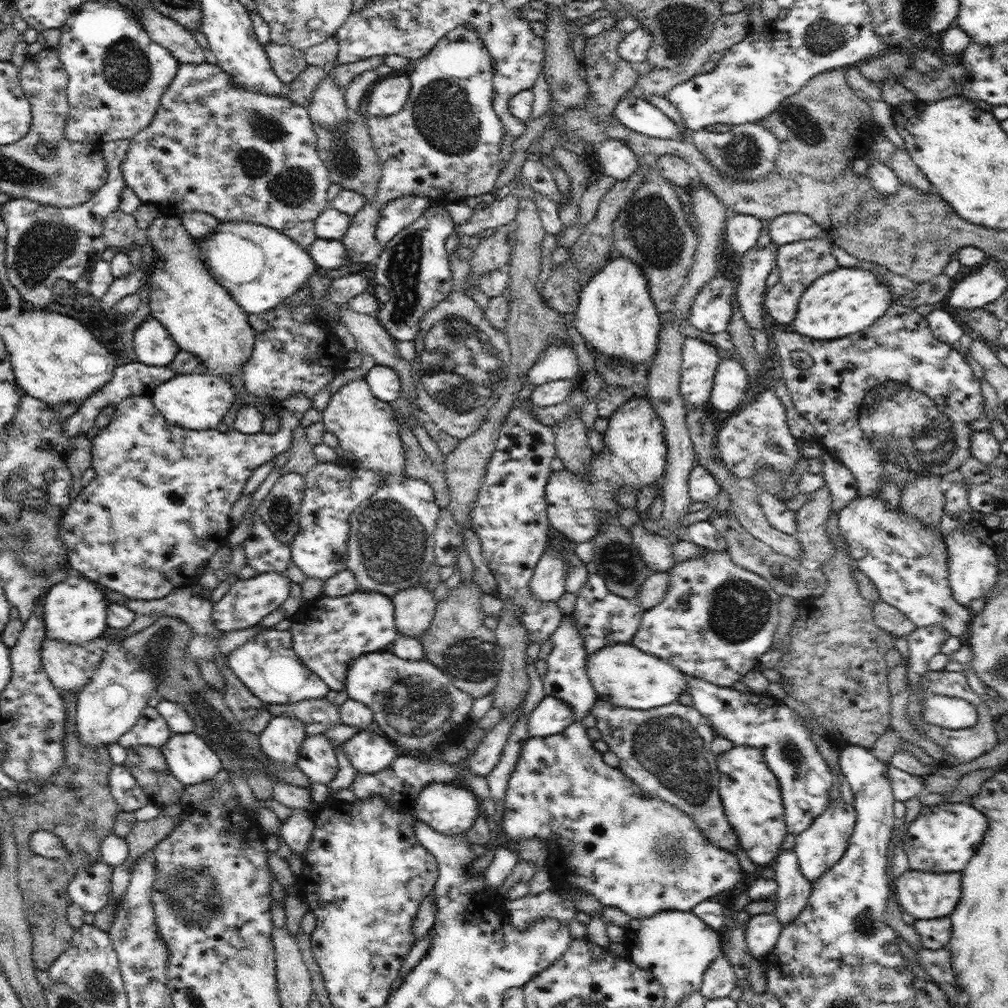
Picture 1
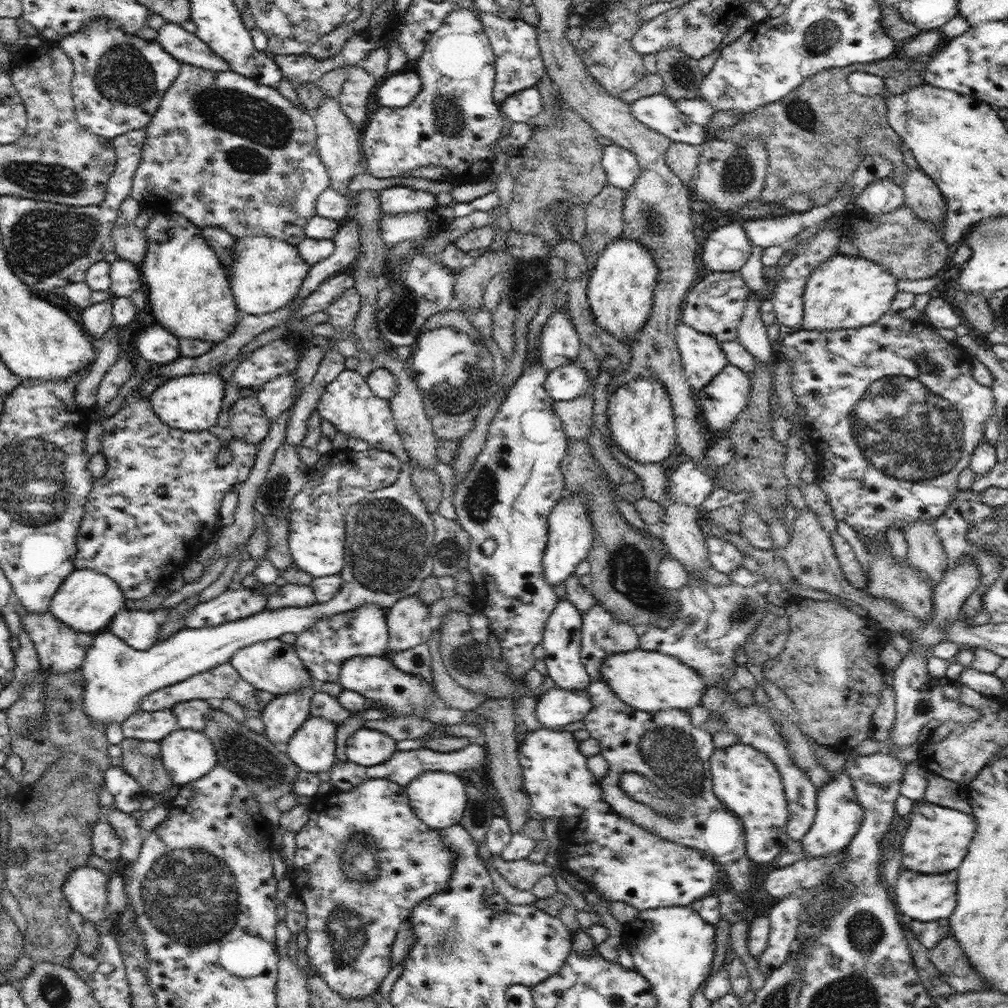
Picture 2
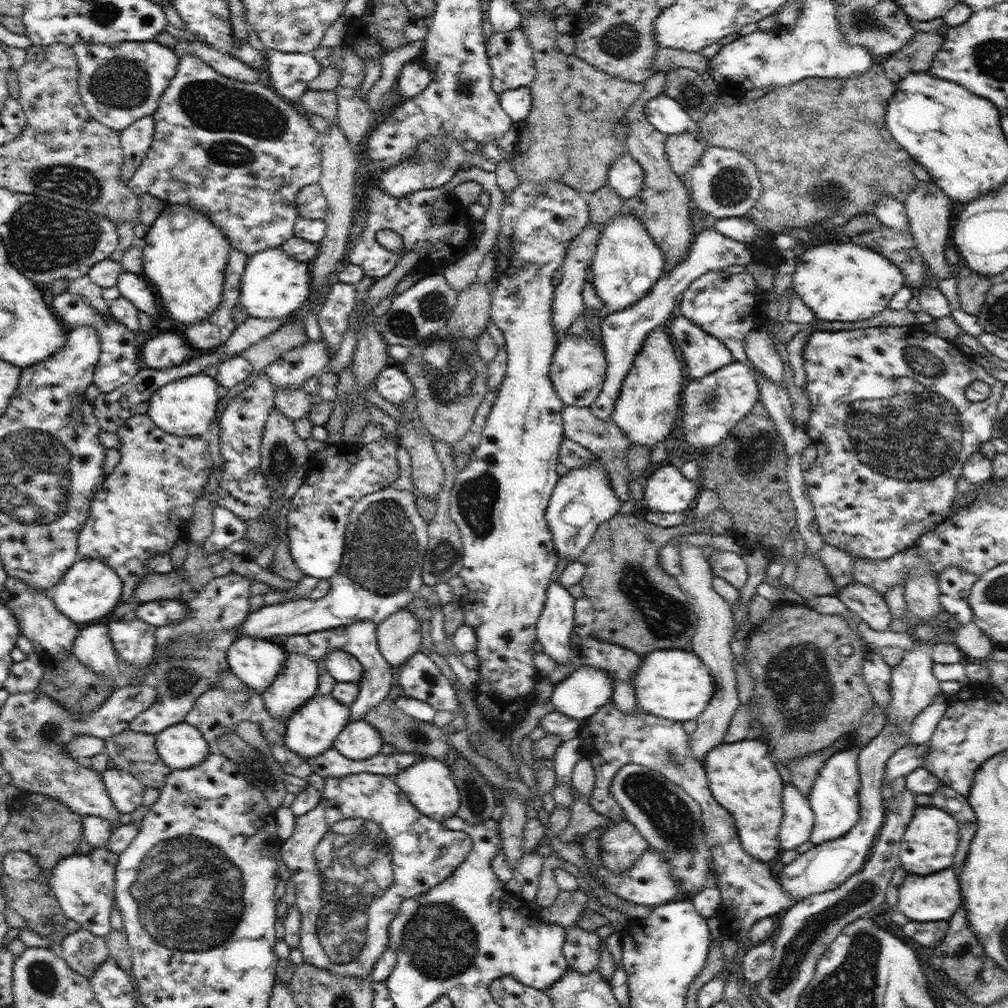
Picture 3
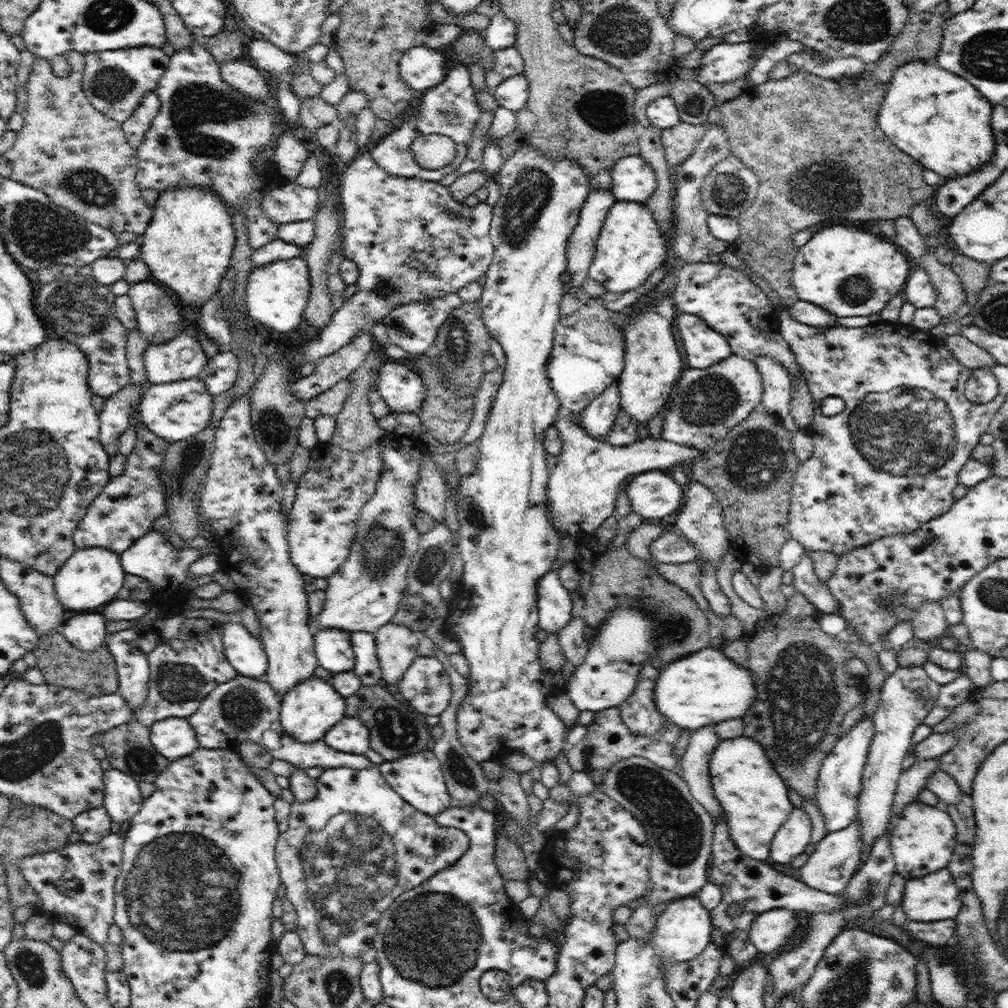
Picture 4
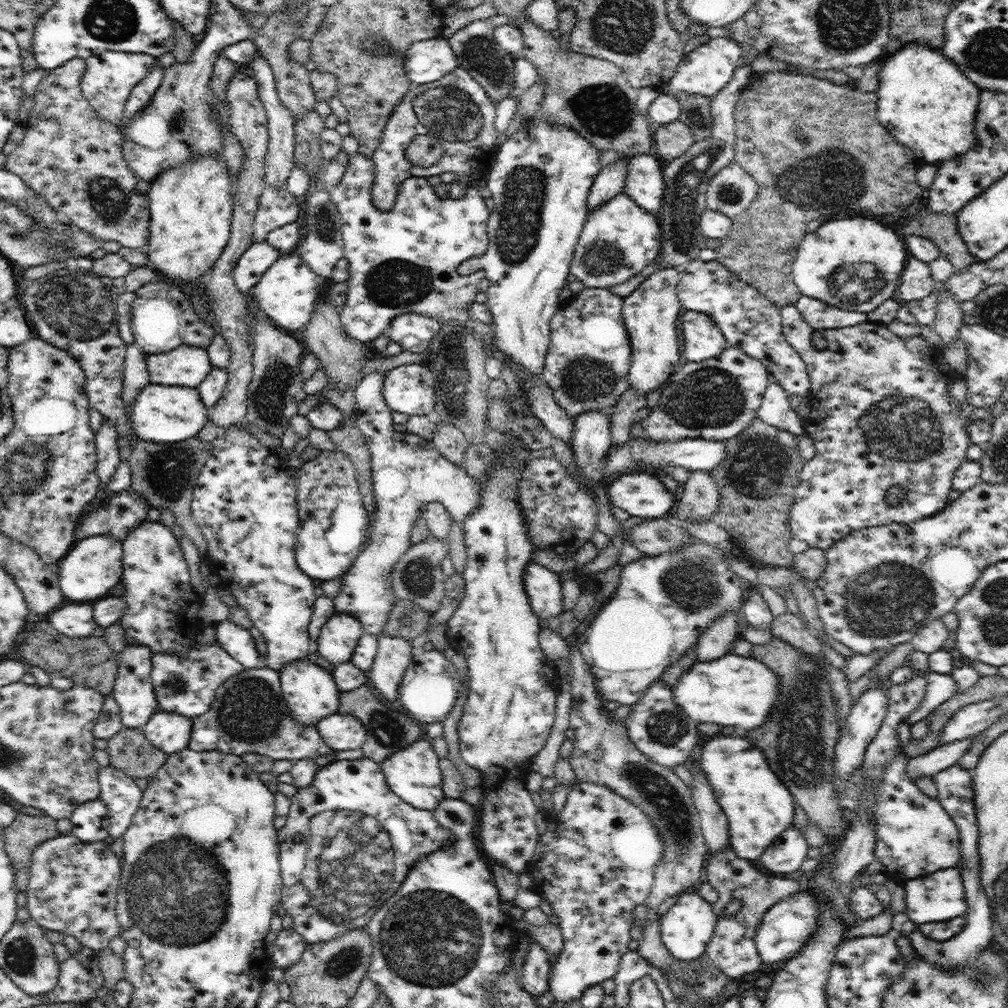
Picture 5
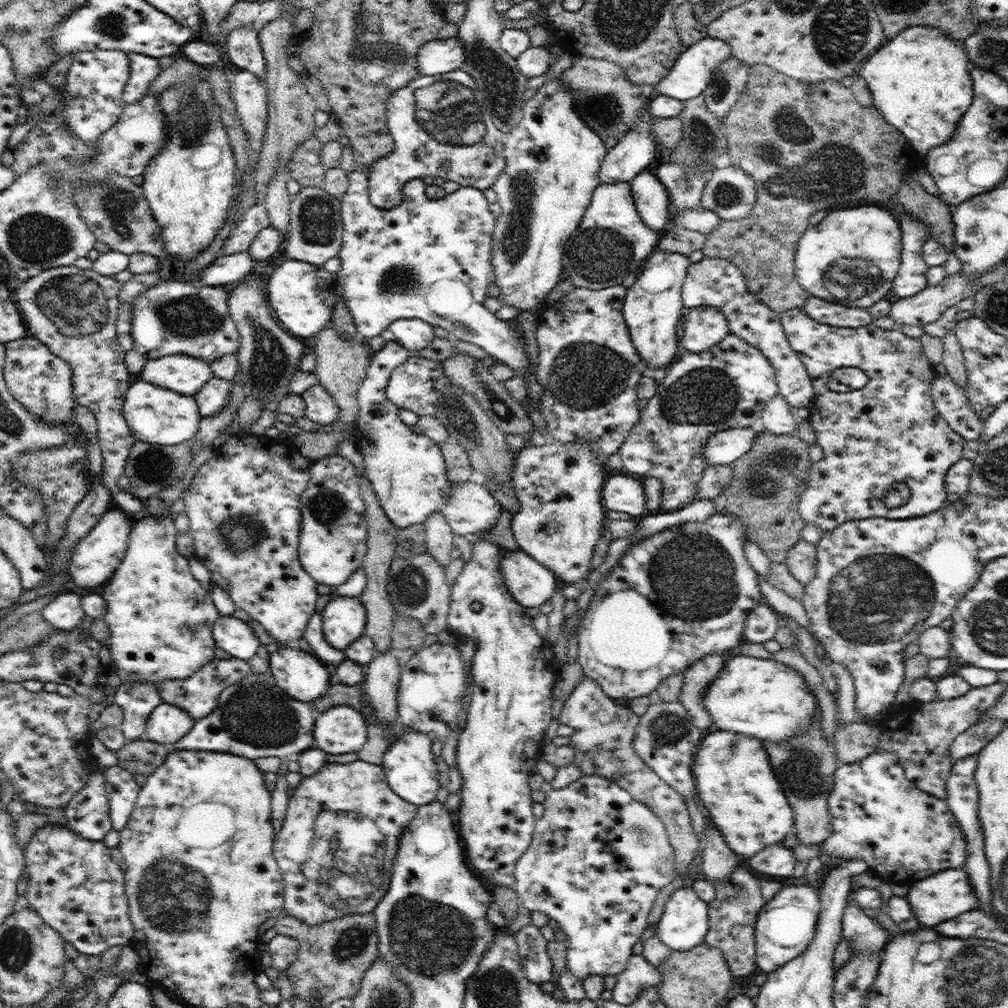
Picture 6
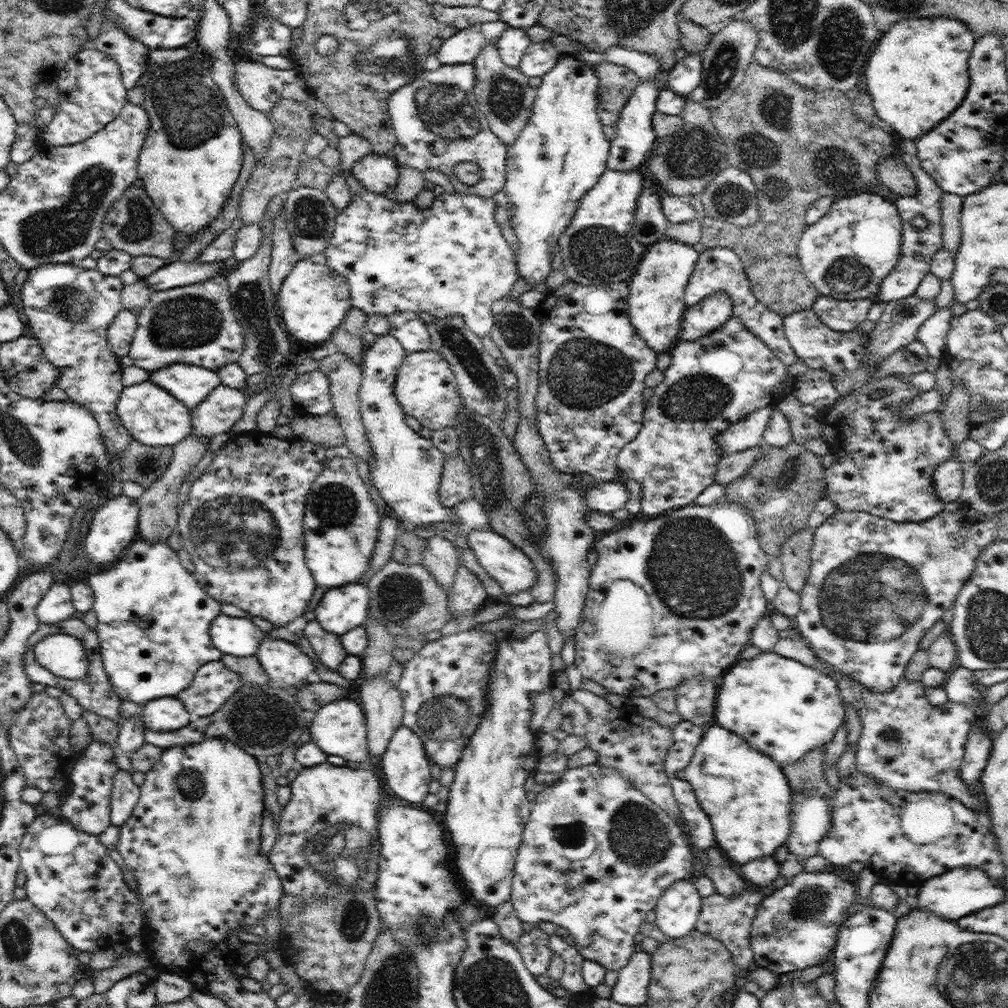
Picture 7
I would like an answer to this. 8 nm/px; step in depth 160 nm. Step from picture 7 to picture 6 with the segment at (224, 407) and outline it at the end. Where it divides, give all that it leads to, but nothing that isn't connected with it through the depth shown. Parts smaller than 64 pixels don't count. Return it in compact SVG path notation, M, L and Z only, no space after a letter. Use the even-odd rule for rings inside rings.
M213 377L202 386L202 390L193 397L196 399L200 414L212 416L219 413L230 400L233 382Z

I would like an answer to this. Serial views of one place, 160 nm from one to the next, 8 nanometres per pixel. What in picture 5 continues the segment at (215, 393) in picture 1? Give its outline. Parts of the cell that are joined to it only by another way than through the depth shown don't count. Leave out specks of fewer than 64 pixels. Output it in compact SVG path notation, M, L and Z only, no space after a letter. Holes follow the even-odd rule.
M149 383L136 400L130 412L131 426L139 440L176 443L198 437L209 416L208 407L199 395L197 388L165 386Z

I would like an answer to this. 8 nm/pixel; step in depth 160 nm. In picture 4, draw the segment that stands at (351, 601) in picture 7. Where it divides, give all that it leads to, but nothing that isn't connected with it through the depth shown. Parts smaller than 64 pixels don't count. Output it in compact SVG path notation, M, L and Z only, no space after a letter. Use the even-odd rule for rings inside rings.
M322 628L314 635L314 648L320 666L332 673L348 672L355 667L350 632Z

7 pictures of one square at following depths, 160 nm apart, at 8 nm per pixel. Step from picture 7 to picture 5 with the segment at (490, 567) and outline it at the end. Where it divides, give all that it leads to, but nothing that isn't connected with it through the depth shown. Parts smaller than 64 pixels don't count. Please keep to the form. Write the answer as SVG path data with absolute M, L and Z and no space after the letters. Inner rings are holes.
M534 561L523 573L524 590L536 616L548 619L563 612L562 582L557 573Z

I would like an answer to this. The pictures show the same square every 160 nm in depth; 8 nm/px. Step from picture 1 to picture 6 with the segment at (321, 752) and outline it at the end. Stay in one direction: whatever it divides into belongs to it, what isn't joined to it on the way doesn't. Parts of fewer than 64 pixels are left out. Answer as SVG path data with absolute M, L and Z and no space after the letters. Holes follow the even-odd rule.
M281 646L269 655L276 684L300 702L314 702L324 696L335 679L326 665L304 650Z

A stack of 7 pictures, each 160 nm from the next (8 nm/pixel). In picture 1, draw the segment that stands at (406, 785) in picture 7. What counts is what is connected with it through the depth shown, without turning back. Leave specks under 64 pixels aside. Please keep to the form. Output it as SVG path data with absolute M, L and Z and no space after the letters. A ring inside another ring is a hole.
M438 782L422 788L412 812L417 820L424 822L430 829L456 836L468 833L480 811L481 801L468 788L455 786L452 782Z

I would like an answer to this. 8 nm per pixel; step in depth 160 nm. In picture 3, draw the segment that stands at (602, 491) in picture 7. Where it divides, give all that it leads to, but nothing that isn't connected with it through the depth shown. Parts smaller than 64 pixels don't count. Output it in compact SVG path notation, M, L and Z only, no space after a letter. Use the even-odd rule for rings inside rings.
M669 464L651 469L642 480L644 509L654 512L682 512L691 507L701 490L699 481L686 478Z

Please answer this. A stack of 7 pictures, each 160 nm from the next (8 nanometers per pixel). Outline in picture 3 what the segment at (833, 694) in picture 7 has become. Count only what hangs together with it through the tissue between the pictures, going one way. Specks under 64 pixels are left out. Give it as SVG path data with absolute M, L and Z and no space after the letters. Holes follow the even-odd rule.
M653 650L644 657L631 678L637 705L647 713L676 722L697 719L715 693L711 670L692 650Z

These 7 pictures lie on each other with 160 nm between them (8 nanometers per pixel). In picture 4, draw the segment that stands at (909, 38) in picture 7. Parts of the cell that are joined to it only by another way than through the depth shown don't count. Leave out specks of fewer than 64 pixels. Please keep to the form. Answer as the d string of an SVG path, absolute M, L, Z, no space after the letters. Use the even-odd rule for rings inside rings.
M911 60L893 72L886 83L884 103L878 113L880 130L906 154L921 162L925 168L946 178L966 176L982 165L988 164L995 149L995 138L991 127L992 104L965 78L944 70L931 60Z

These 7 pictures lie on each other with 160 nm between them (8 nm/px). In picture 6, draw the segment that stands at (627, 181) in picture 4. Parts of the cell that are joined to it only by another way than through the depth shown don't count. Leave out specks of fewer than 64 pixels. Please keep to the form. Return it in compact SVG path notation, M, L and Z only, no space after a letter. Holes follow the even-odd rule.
M642 169L630 182L631 193L640 218L657 233L662 234L672 222L671 203L666 187L659 181L656 172Z

